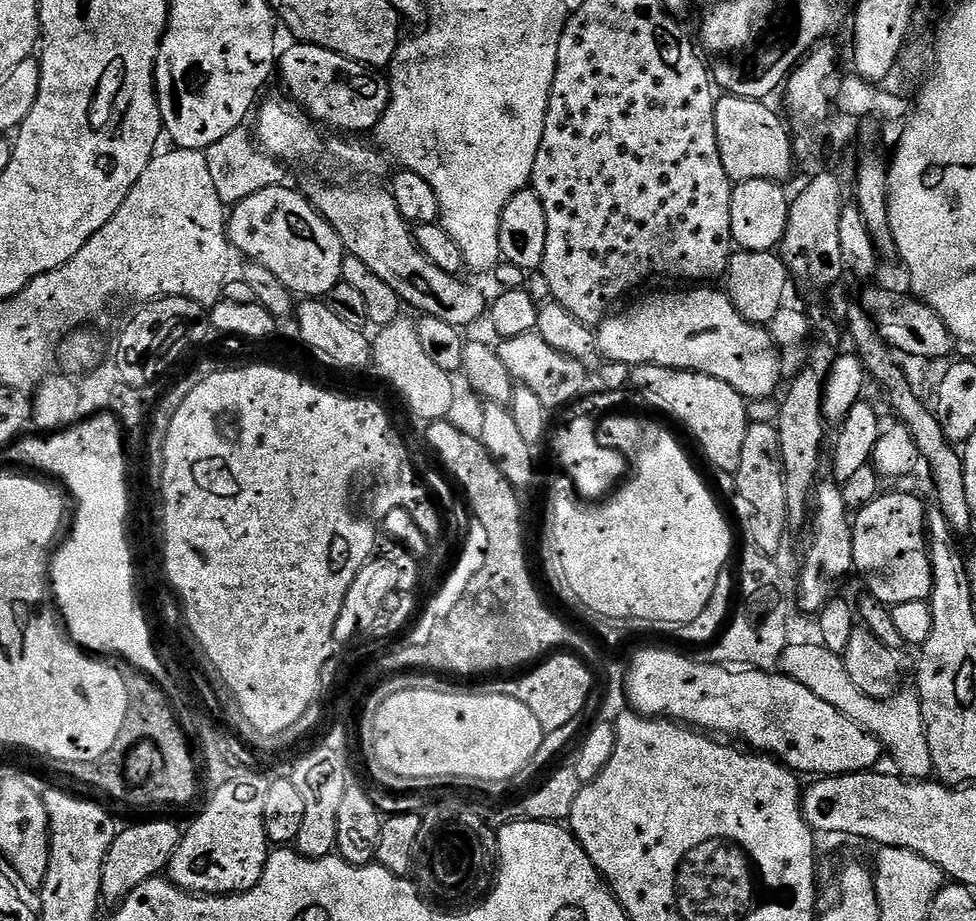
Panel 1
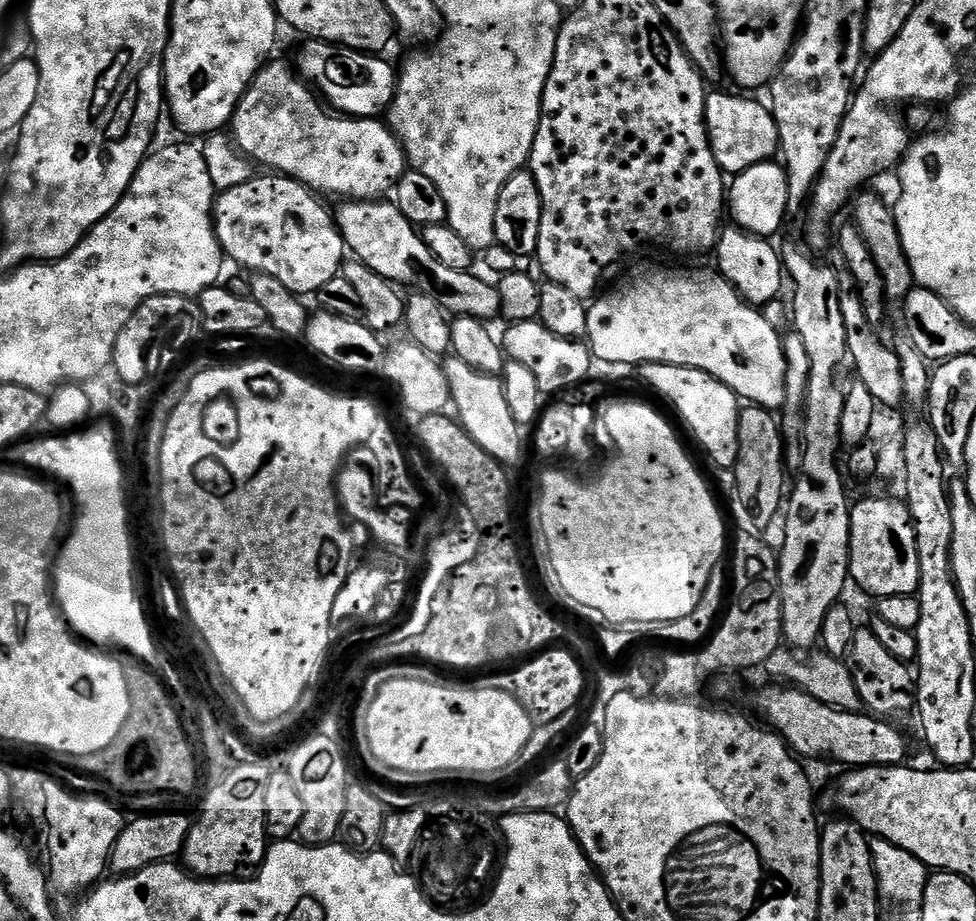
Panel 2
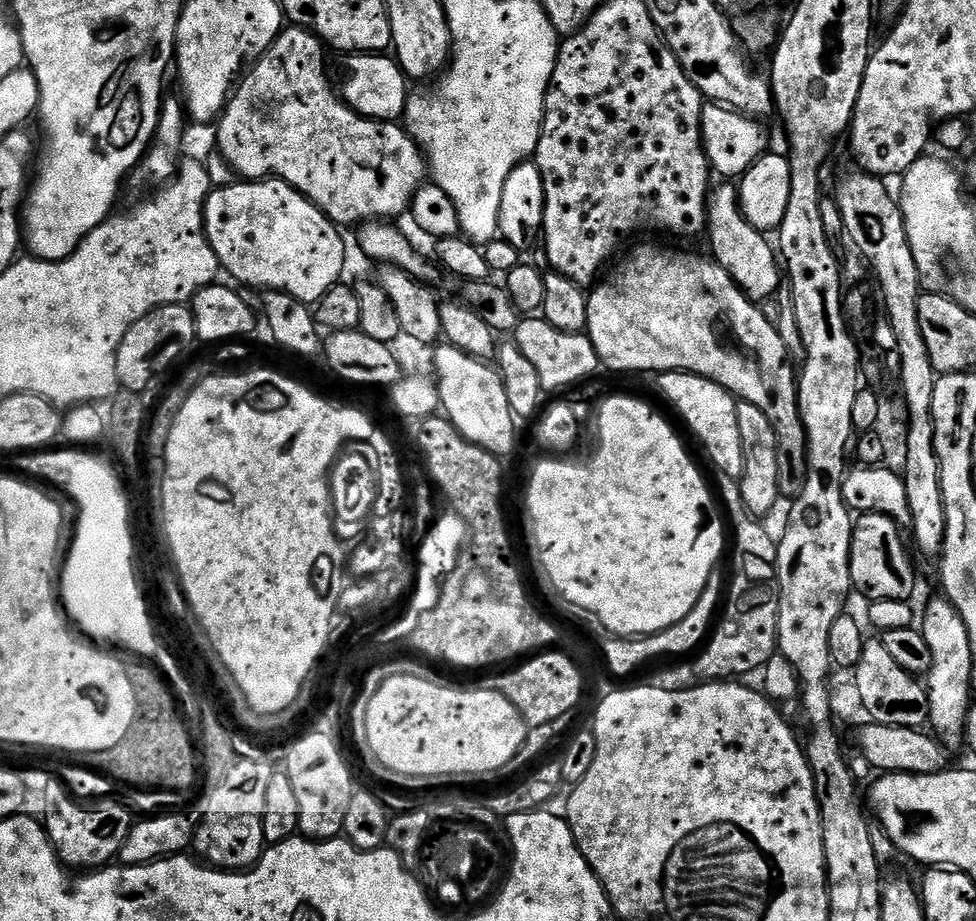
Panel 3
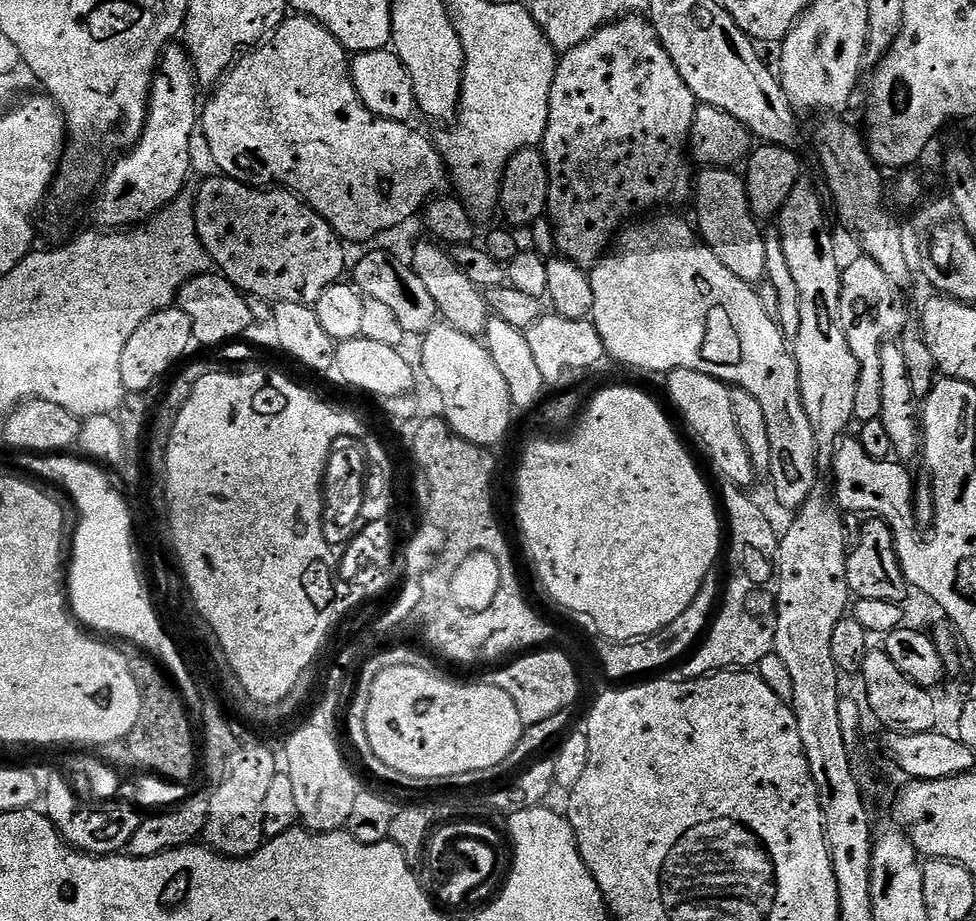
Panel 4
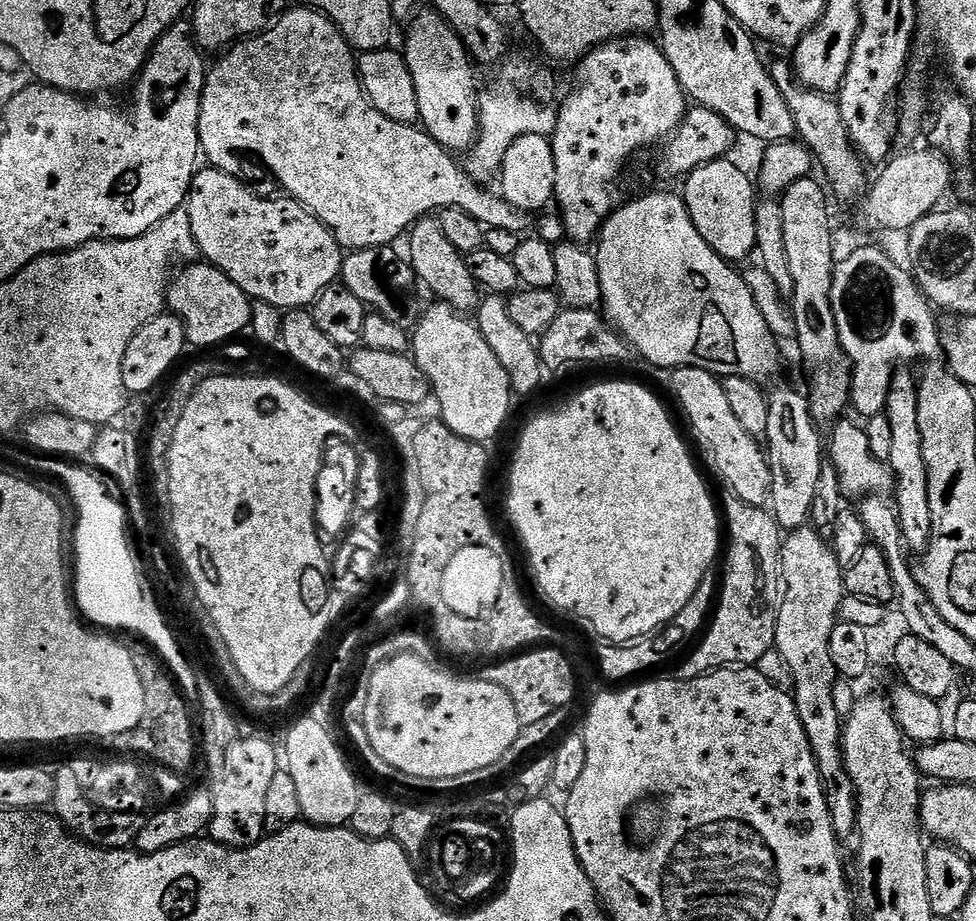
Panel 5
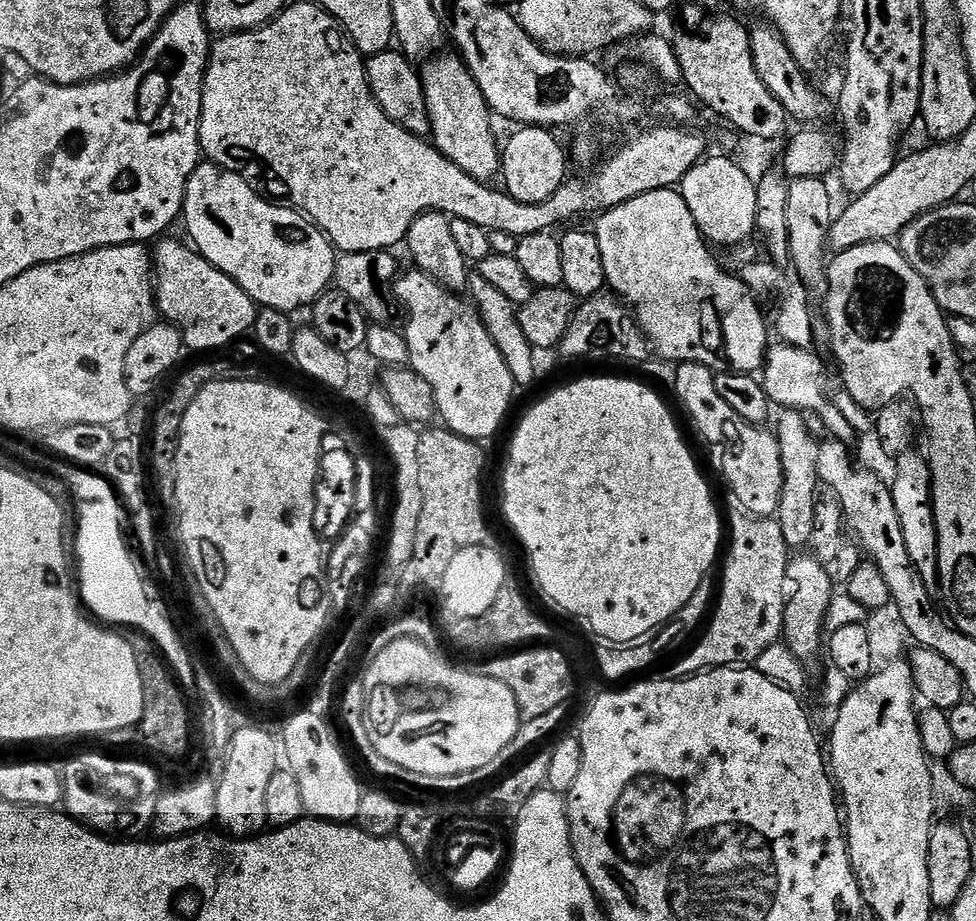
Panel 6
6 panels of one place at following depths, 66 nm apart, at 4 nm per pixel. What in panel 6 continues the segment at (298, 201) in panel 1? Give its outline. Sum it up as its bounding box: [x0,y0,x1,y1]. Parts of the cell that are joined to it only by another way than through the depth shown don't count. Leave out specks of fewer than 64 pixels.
[182,162,337,314]

